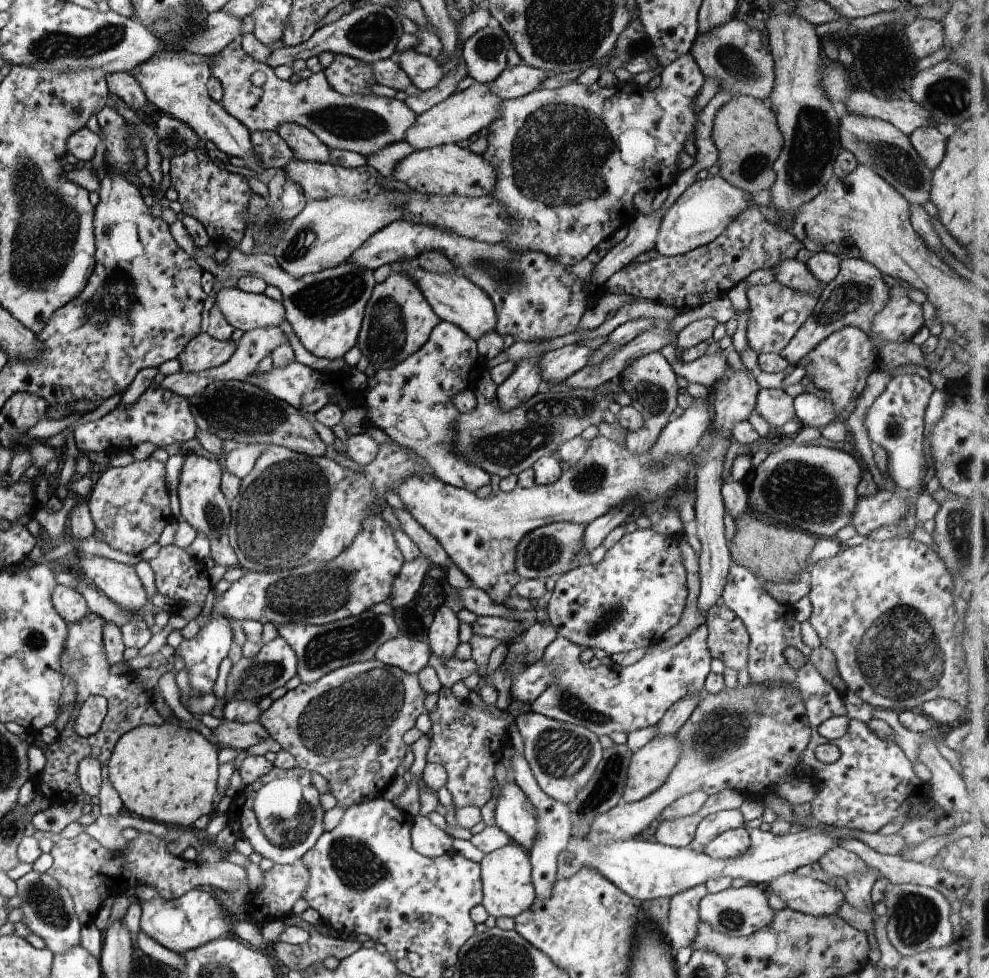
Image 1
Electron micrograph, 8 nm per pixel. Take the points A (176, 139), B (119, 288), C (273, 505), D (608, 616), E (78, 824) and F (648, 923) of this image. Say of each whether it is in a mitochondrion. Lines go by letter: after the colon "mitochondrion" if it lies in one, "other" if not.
A: mitochondrion
B: mitochondrion
C: mitochondrion
D: mitochondrion
E: other
F: other

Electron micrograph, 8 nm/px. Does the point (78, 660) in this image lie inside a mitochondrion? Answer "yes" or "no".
yes

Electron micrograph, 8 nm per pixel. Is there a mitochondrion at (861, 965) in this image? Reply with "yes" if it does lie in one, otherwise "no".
no

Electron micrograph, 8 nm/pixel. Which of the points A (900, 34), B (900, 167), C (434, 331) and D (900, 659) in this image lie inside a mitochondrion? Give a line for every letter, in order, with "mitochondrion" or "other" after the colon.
A: other
B: mitochondrion
C: other
D: mitochondrion

